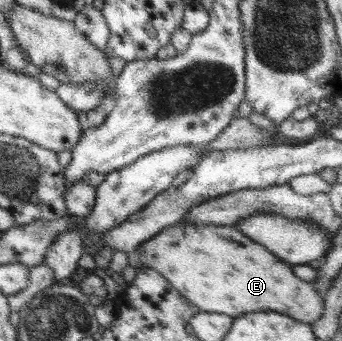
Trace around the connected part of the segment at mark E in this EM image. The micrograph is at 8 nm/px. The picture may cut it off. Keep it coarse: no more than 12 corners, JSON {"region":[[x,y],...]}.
{"region":[[177,222],[141,243],[201,311],[321,319],[316,286],[231,226]]}

